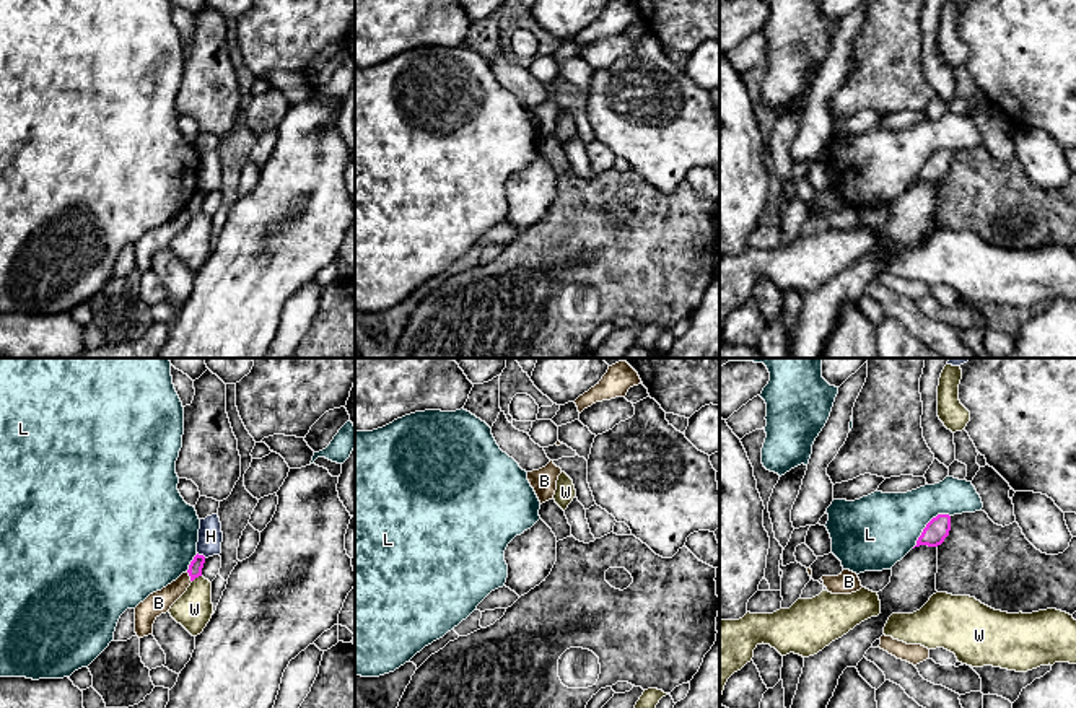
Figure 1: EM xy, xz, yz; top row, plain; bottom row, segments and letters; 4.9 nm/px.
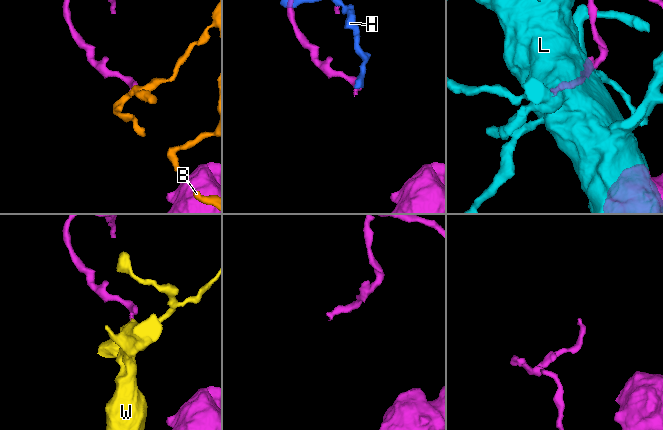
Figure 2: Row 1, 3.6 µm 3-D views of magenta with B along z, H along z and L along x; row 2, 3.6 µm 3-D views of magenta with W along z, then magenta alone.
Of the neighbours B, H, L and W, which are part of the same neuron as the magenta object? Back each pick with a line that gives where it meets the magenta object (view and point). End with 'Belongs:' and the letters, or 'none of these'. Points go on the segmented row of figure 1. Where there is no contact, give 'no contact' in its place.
Belongs: none of these

